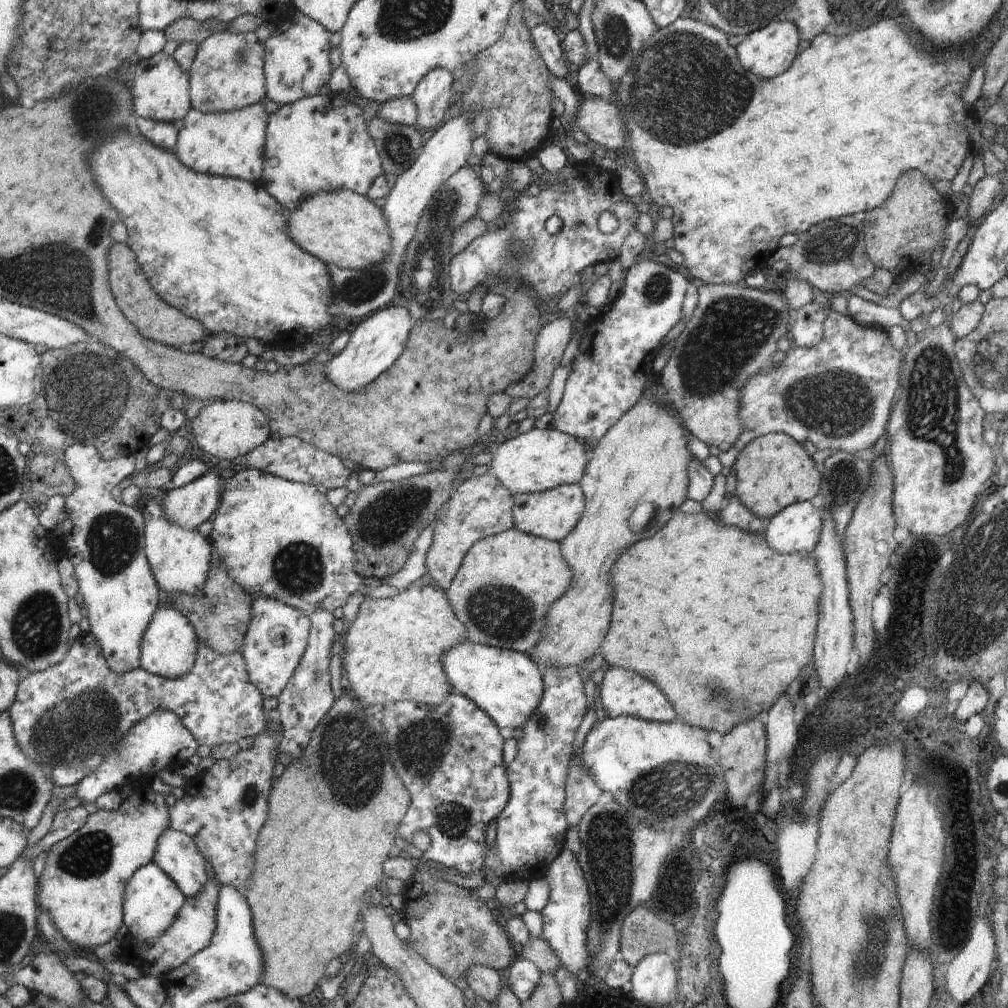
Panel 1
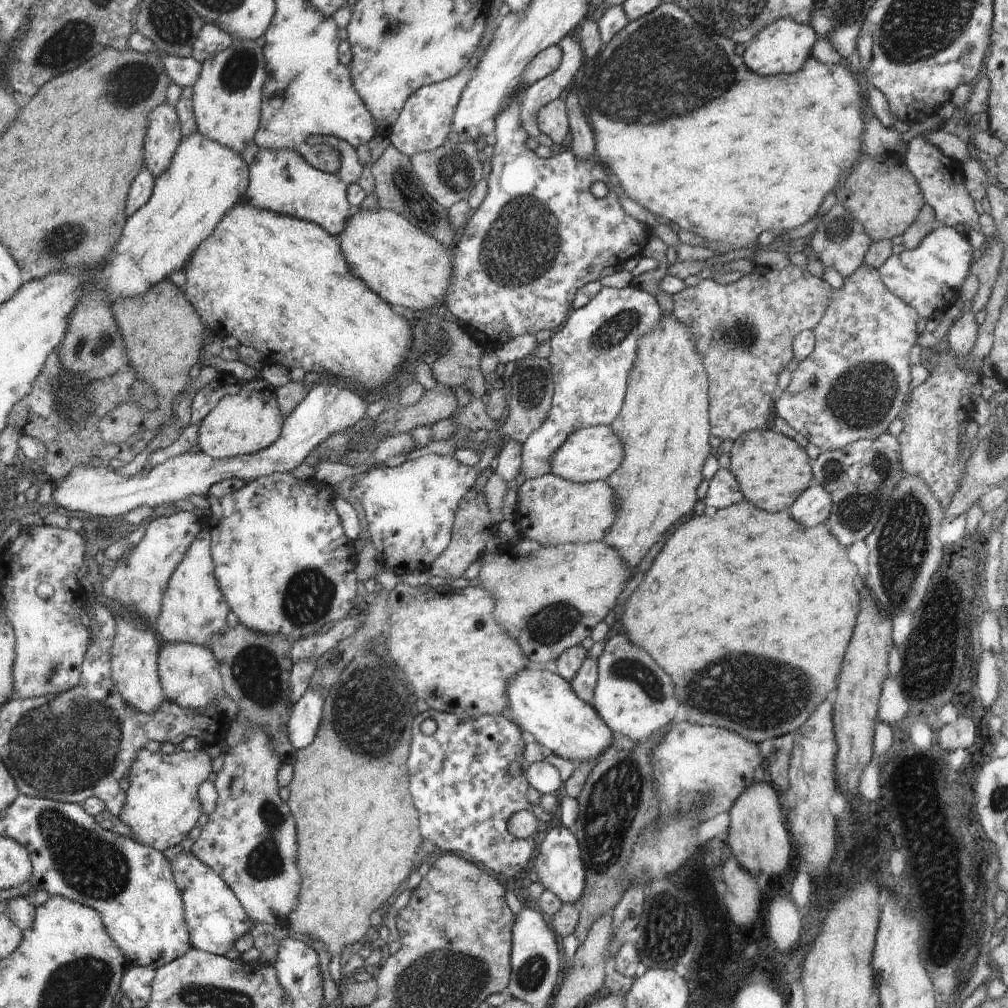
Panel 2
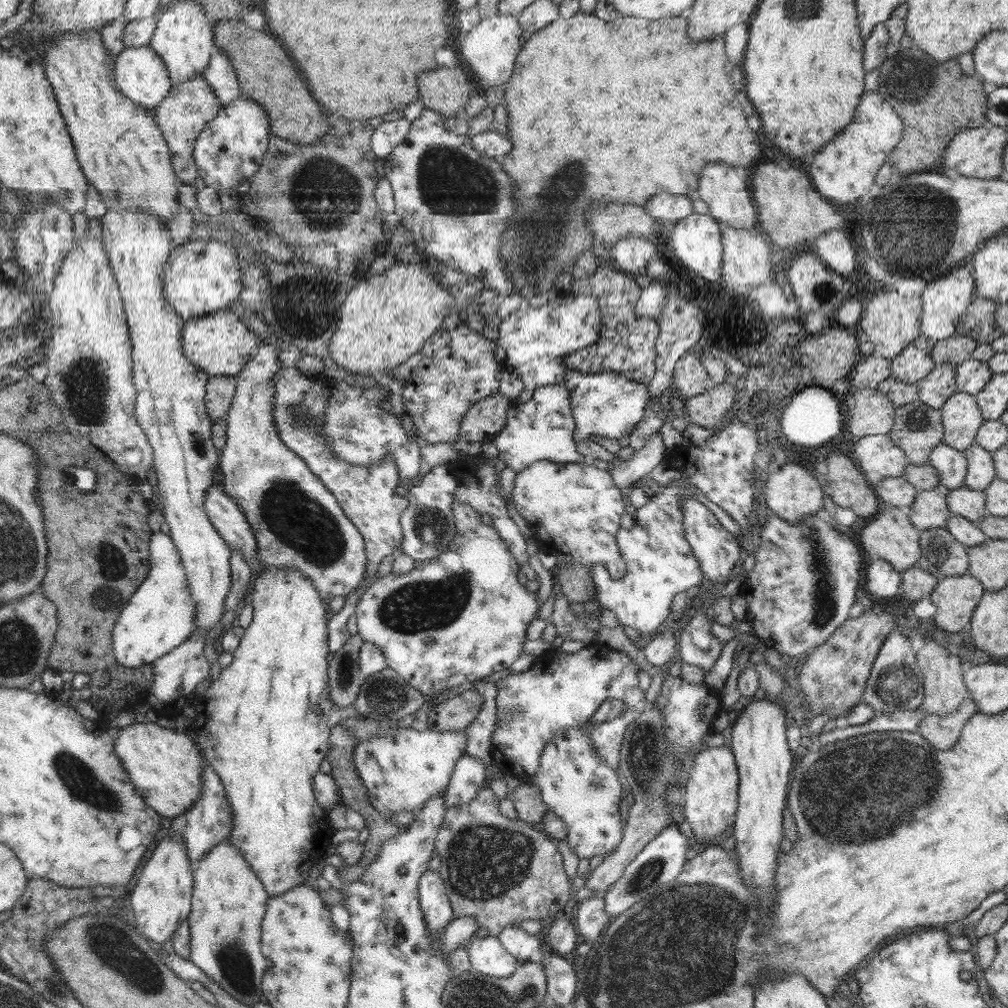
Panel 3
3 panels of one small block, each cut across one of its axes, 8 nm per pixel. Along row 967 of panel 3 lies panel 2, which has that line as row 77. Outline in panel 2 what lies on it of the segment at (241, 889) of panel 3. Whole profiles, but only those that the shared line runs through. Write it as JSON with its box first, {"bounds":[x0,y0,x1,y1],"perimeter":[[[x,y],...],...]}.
{"bounds":[192,39,268,154],"perimeter":[[[233,39],[233,43],[208,58],[202,64],[202,72],[192,87],[192,110],[197,131],[242,154],[248,144],[254,142],[260,120],[262,87],[268,80],[263,48],[251,40]]]}

